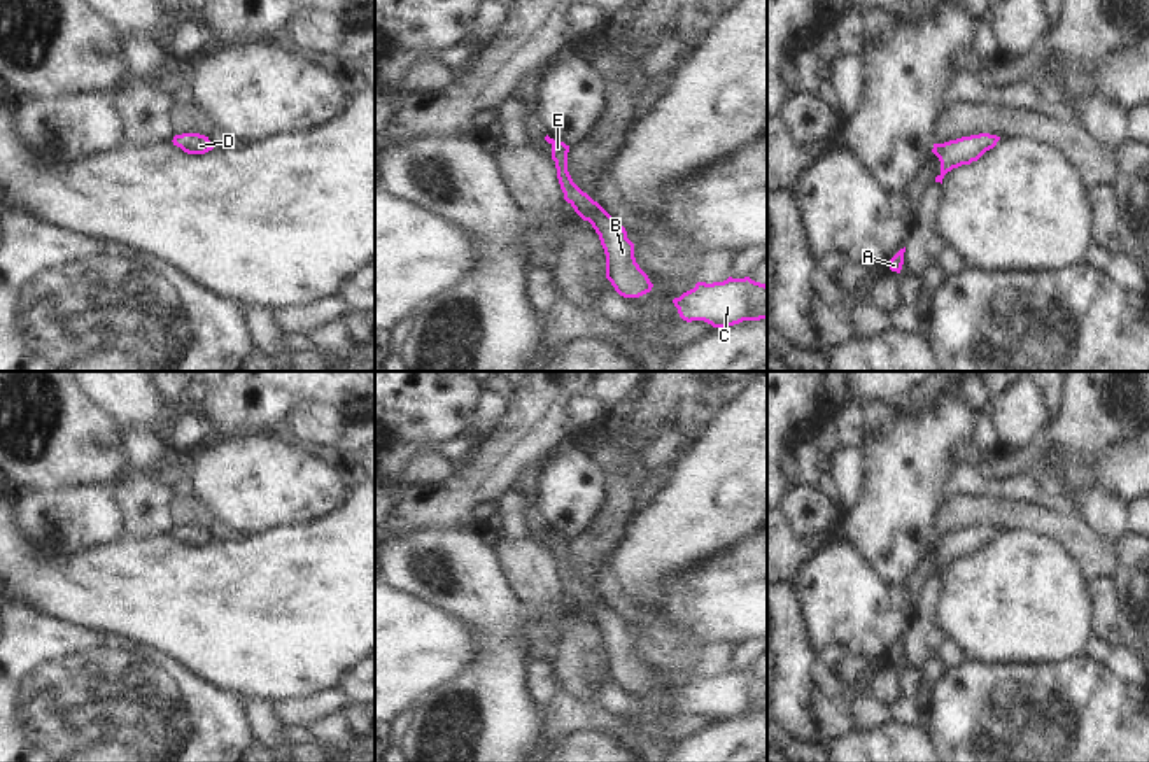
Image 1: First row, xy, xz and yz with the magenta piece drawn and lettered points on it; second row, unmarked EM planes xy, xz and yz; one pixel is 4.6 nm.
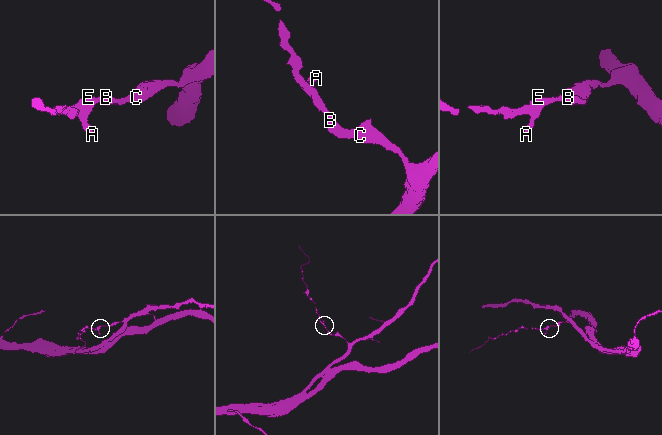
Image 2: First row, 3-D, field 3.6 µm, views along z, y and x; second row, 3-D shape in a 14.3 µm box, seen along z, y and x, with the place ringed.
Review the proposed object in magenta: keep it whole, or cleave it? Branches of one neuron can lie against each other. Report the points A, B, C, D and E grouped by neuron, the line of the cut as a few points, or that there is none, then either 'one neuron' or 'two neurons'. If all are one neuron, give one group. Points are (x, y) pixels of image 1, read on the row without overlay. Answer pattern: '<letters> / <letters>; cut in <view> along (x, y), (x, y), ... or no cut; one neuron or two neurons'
A B C D E; no cut; one neuron

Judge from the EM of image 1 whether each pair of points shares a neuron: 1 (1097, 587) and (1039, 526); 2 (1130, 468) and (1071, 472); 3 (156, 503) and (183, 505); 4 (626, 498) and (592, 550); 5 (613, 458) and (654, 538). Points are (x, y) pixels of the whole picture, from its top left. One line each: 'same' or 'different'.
1: different
2: same
3: different
4: same
5: different

